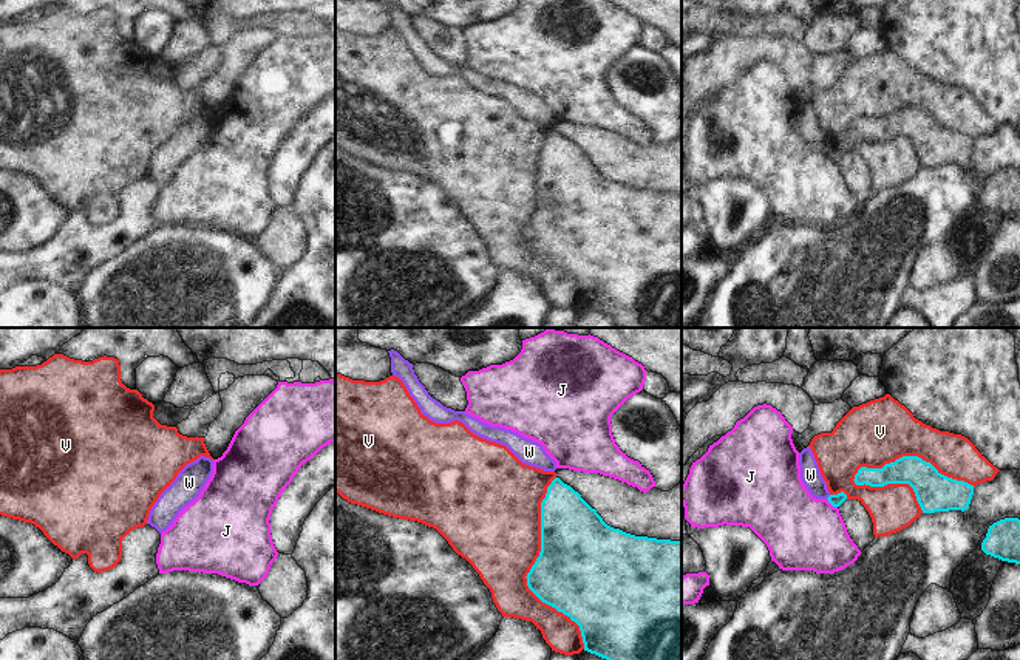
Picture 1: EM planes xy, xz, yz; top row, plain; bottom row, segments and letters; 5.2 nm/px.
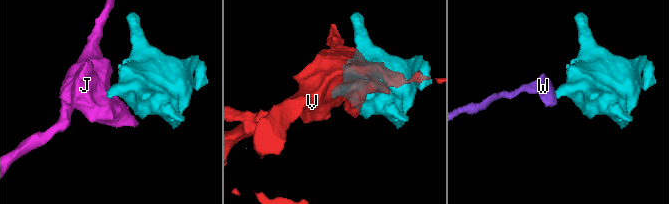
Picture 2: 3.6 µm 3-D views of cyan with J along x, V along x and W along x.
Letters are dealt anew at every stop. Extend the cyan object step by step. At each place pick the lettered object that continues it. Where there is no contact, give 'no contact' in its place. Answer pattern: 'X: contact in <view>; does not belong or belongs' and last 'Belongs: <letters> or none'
J: contact in yz; does not belong
V: contact in yz; does not belong
W: contact in yz; does not belong
Belongs: none

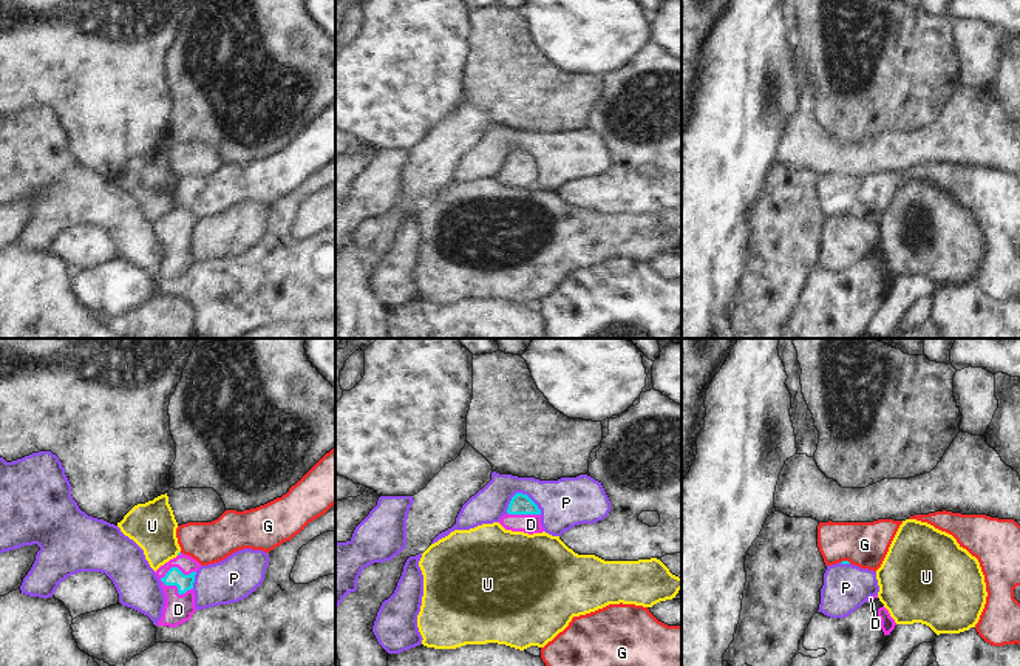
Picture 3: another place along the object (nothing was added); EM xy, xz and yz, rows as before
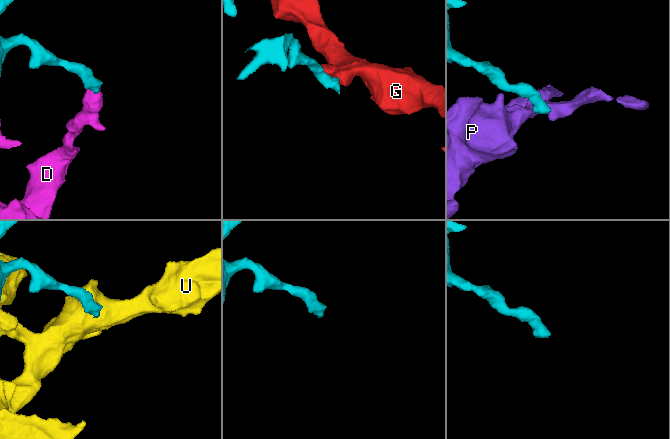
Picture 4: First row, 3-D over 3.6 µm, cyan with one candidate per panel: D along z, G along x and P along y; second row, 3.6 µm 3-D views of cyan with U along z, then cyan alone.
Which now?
D: contact in xy; belongs
G: contact in yz; does not belong
P: contact in xz; does not belong
U: no contact; does not belong
Belongs: D

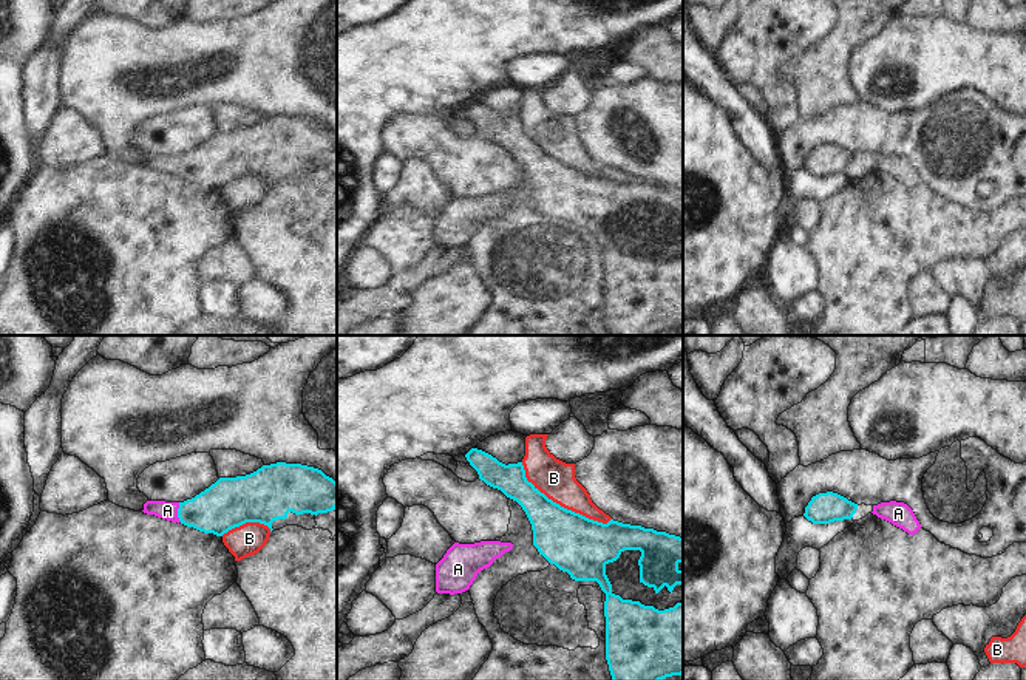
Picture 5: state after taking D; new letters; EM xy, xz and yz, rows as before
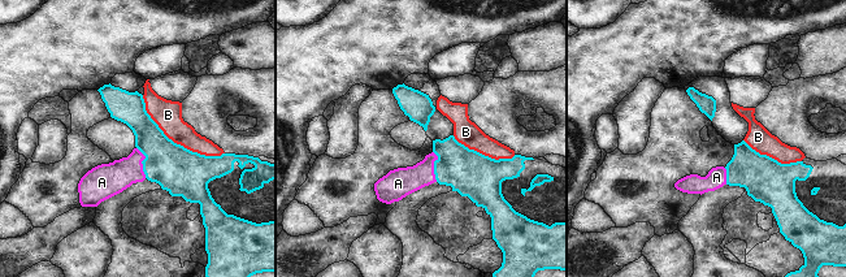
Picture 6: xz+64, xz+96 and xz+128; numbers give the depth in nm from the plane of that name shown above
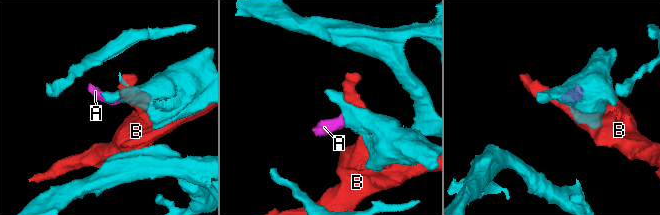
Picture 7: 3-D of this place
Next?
A: contact in xy; belongs
B: contact in xz; does not belong
Belongs: A

